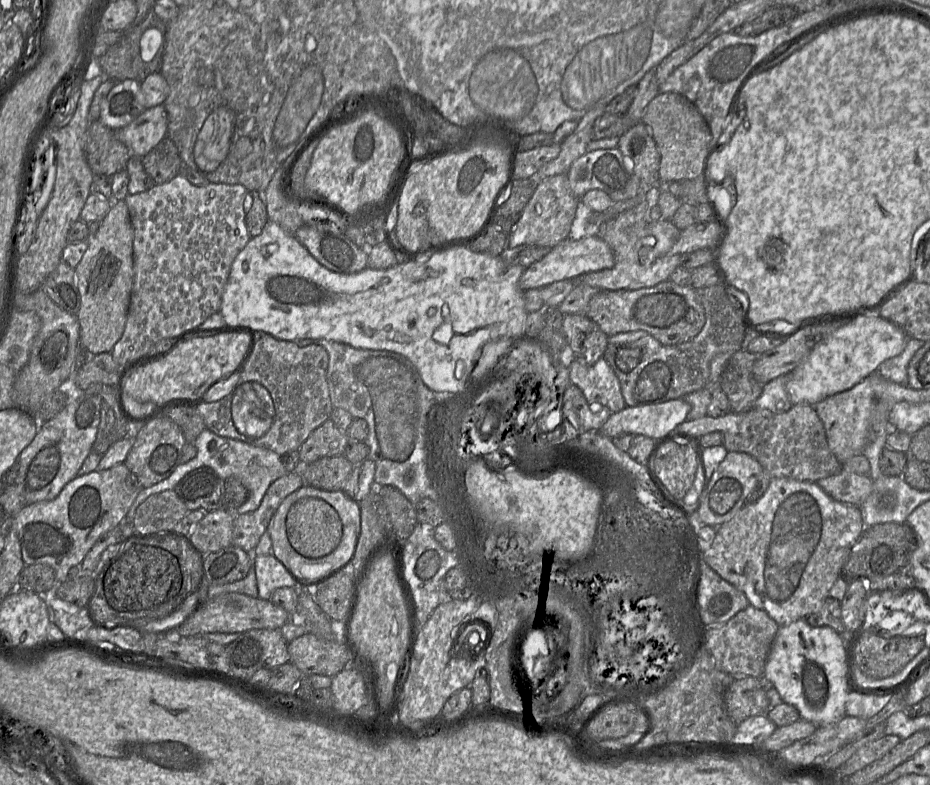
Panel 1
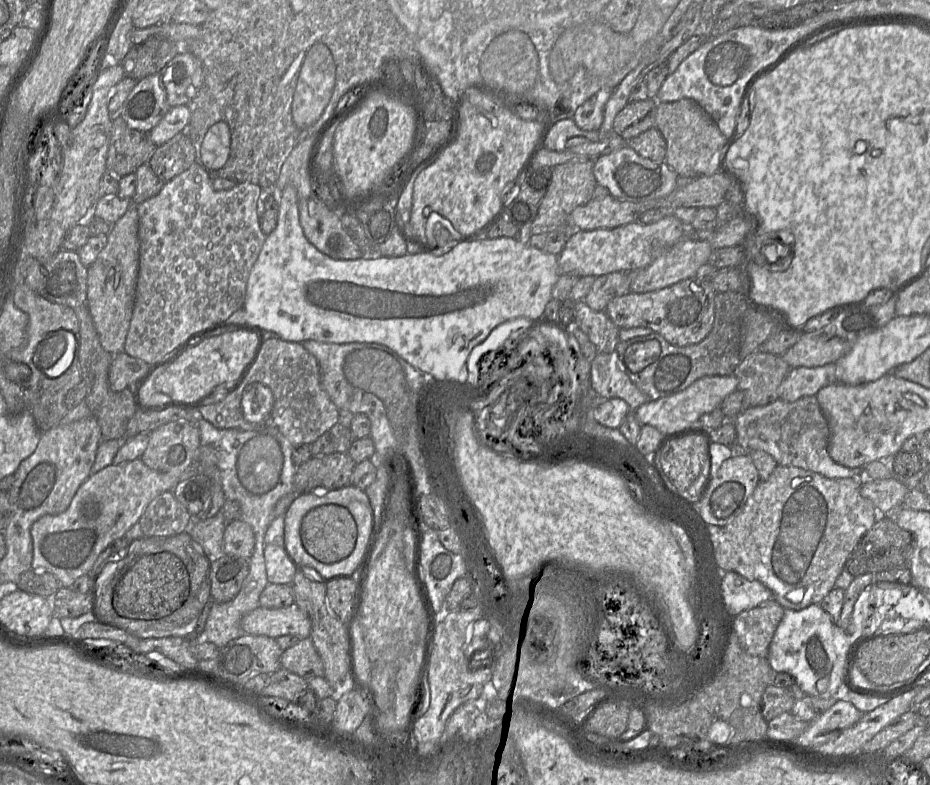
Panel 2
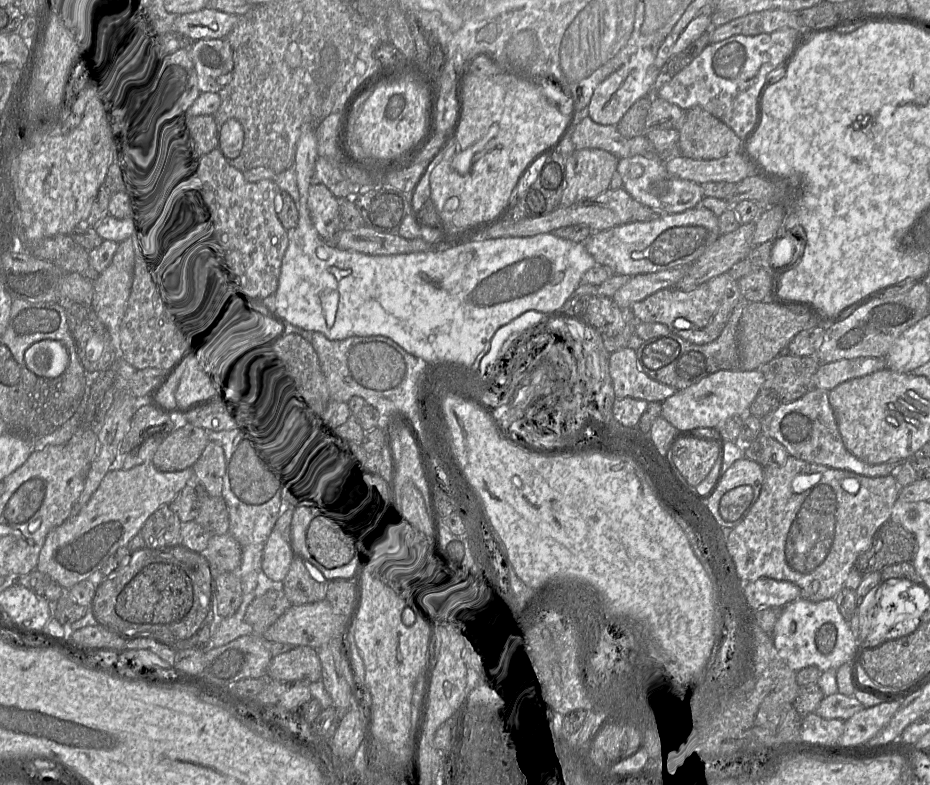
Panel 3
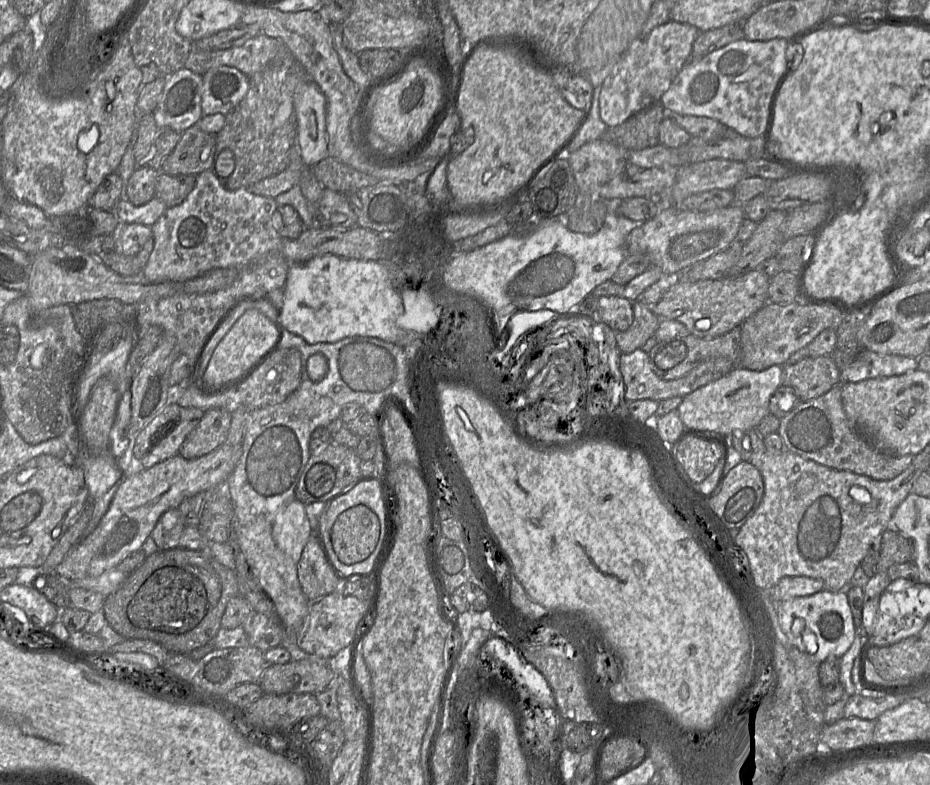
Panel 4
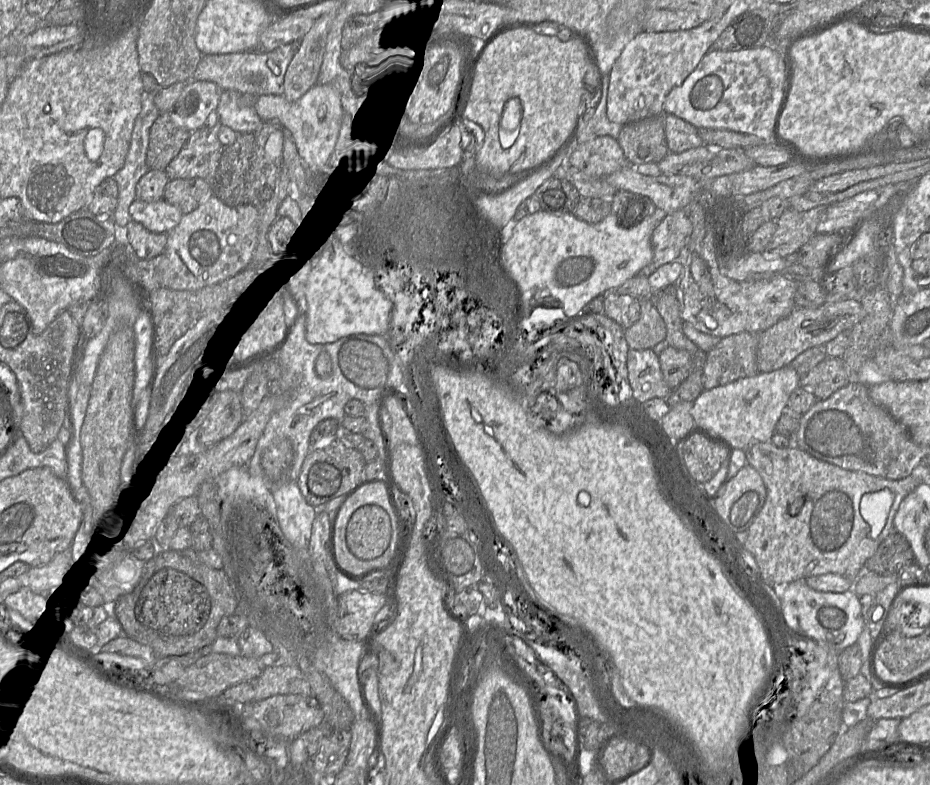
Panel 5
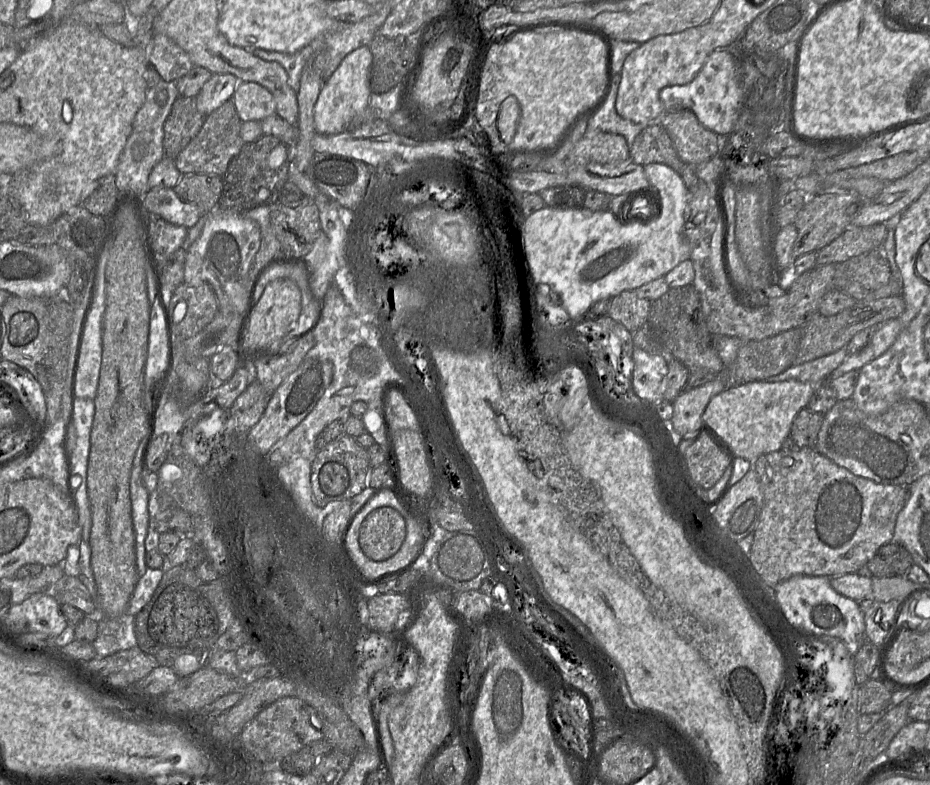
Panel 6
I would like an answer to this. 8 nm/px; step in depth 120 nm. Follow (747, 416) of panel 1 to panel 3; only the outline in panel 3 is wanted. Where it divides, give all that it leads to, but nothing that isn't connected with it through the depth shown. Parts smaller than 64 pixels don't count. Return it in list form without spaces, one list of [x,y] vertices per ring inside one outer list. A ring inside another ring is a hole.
[[[813,389],[801,398],[781,404],[771,413],[761,418],[762,434],[768,435],[787,450],[789,456],[846,470],[867,477],[881,477],[893,474],[893,470],[903,461],[889,461],[883,464],[868,464],[851,454],[845,447],[835,414],[829,403],[829,391]]]

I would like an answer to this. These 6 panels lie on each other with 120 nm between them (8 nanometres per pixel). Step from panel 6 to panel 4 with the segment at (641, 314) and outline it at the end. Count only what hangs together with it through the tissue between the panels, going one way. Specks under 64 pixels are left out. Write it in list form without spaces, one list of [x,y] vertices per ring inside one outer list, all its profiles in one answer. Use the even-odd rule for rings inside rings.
[[[601,296],[599,319],[616,331],[624,331],[633,322],[633,301],[623,296]]]

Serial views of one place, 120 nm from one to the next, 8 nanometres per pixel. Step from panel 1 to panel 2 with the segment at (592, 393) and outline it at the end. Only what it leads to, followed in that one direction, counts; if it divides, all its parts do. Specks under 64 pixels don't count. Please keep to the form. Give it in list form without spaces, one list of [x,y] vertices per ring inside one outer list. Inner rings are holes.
[[[616,350],[611,353],[598,353],[591,361],[590,380],[592,388],[602,398],[621,398],[635,411],[647,402],[644,394],[618,367]]]

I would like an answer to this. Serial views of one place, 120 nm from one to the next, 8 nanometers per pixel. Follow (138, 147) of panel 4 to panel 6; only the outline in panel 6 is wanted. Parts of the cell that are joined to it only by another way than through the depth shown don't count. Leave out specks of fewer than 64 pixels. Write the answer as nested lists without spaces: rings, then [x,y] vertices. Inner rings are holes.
[[[179,97],[164,124],[165,156],[176,159],[199,133],[205,118],[197,108],[196,97]]]

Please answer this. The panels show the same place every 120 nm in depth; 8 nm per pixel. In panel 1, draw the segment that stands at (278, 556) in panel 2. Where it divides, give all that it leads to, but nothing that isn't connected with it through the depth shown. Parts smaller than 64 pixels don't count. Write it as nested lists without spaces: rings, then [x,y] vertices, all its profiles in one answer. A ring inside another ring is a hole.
[[[273,554],[256,556],[254,569],[261,599],[270,599],[273,591],[280,587],[299,587],[297,579]]]

